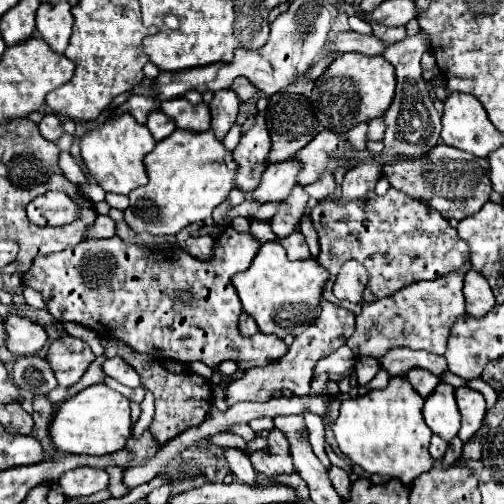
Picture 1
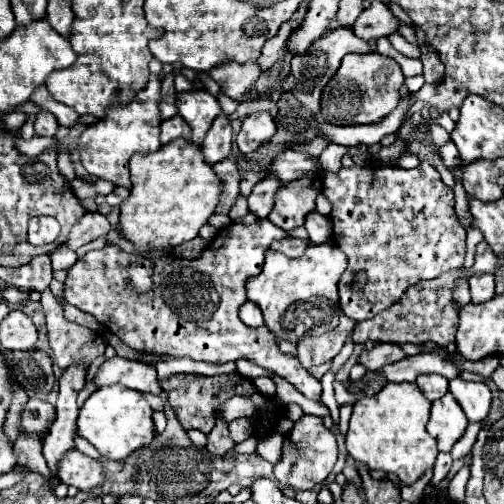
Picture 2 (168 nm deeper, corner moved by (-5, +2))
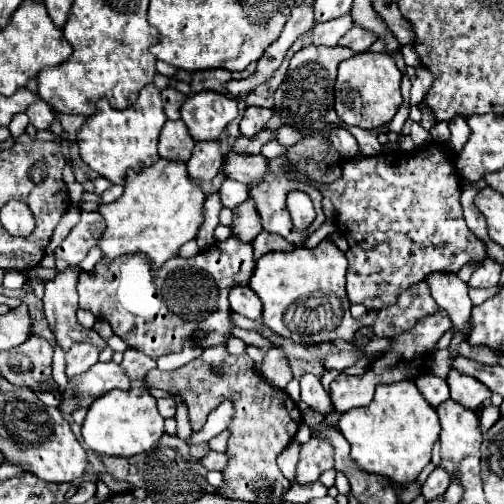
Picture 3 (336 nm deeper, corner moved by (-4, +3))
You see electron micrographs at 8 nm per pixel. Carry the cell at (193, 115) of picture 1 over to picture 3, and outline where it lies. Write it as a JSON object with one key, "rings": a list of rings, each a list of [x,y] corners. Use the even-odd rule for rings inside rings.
{"rings":[[[204,91],[186,97],[180,107],[182,121],[196,141],[218,139],[224,127],[238,115],[240,103],[226,99],[222,93]]]}

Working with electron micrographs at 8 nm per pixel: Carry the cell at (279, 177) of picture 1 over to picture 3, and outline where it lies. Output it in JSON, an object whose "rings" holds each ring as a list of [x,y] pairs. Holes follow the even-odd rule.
{"rings":[[[246,199],[242,205],[236,207],[234,223],[230,229],[242,241],[252,241],[262,231],[260,229],[260,215],[256,213],[256,205],[252,205],[252,199]]]}

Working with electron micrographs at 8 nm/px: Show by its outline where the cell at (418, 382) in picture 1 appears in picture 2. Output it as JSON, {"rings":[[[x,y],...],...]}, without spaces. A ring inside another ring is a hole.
{"rings":[[[421,374],[417,378],[417,386],[425,394],[425,398],[431,402],[443,398],[449,392],[449,380],[441,378],[439,374]]]}

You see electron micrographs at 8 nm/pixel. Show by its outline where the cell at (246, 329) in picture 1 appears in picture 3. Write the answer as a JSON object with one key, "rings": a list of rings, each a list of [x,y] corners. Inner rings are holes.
{"rings":[[[236,287],[236,289],[232,289],[232,293],[230,293],[230,307],[232,307],[234,313],[238,313],[242,317],[260,321],[260,313],[262,313],[260,299],[248,287]]]}

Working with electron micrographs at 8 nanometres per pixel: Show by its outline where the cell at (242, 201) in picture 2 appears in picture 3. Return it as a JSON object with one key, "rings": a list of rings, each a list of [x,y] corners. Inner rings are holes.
{"rings":[[[226,179],[220,187],[220,199],[222,199],[224,207],[236,209],[236,205],[240,205],[240,203],[244,203],[244,199],[248,199],[248,187],[240,185],[240,181]]]}

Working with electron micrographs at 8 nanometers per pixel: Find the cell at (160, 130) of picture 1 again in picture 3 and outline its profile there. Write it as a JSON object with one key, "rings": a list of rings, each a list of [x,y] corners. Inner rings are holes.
{"rings":[[[182,119],[166,121],[160,133],[160,143],[158,143],[160,157],[188,161],[192,149],[194,149],[194,139],[190,137],[184,121]]]}

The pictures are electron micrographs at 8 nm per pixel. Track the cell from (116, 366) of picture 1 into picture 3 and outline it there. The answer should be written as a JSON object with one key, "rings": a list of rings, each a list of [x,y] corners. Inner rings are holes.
{"rings":[[[96,363],[92,369],[82,373],[80,377],[68,379],[68,387],[64,391],[64,399],[60,403],[62,413],[72,413],[76,407],[88,407],[94,399],[112,389],[130,389],[130,377],[126,371],[110,363]]]}

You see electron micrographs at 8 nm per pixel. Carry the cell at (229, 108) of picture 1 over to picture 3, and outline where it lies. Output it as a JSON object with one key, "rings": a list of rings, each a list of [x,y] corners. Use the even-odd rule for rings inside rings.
{"rings":[[[218,141],[196,143],[192,157],[188,159],[188,175],[194,181],[210,181],[216,177],[222,163],[224,163],[224,155],[220,151]]]}

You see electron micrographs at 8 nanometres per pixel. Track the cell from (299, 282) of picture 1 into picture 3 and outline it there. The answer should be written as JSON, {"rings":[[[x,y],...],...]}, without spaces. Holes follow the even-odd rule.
{"rings":[[[320,241],[314,249],[298,247],[292,253],[268,253],[258,259],[254,275],[250,279],[250,289],[260,297],[264,305],[262,319],[264,323],[276,333],[286,339],[296,339],[294,343],[322,343],[322,341],[336,341],[346,339],[352,341],[354,333],[360,329],[360,323],[350,315],[350,303],[346,297],[346,267],[348,261],[344,253],[330,241]]]}

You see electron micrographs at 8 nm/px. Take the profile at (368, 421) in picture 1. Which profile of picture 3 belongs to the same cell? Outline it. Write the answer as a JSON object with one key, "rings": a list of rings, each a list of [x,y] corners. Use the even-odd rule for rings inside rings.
{"rings":[[[398,381],[378,385],[372,403],[346,411],[340,417],[338,429],[352,447],[352,459],[364,471],[408,485],[430,463],[430,451],[438,439],[440,423],[436,411],[424,401],[414,381]]]}

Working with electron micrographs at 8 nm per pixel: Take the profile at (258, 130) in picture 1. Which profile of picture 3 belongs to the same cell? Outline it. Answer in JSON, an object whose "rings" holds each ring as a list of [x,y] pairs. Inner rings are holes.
{"rings":[[[246,107],[244,117],[240,121],[240,133],[246,137],[254,137],[262,129],[266,129],[266,123],[270,121],[272,113],[274,113],[272,109],[264,109],[264,107]]]}

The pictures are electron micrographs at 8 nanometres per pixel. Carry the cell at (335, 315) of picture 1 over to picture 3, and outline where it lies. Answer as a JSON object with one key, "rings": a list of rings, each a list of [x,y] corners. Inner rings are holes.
{"rings":[[[222,401],[210,415],[206,425],[200,431],[192,433],[192,443],[202,443],[202,441],[210,441],[212,437],[220,435],[232,421],[232,413],[234,413],[234,405],[232,401]]]}

